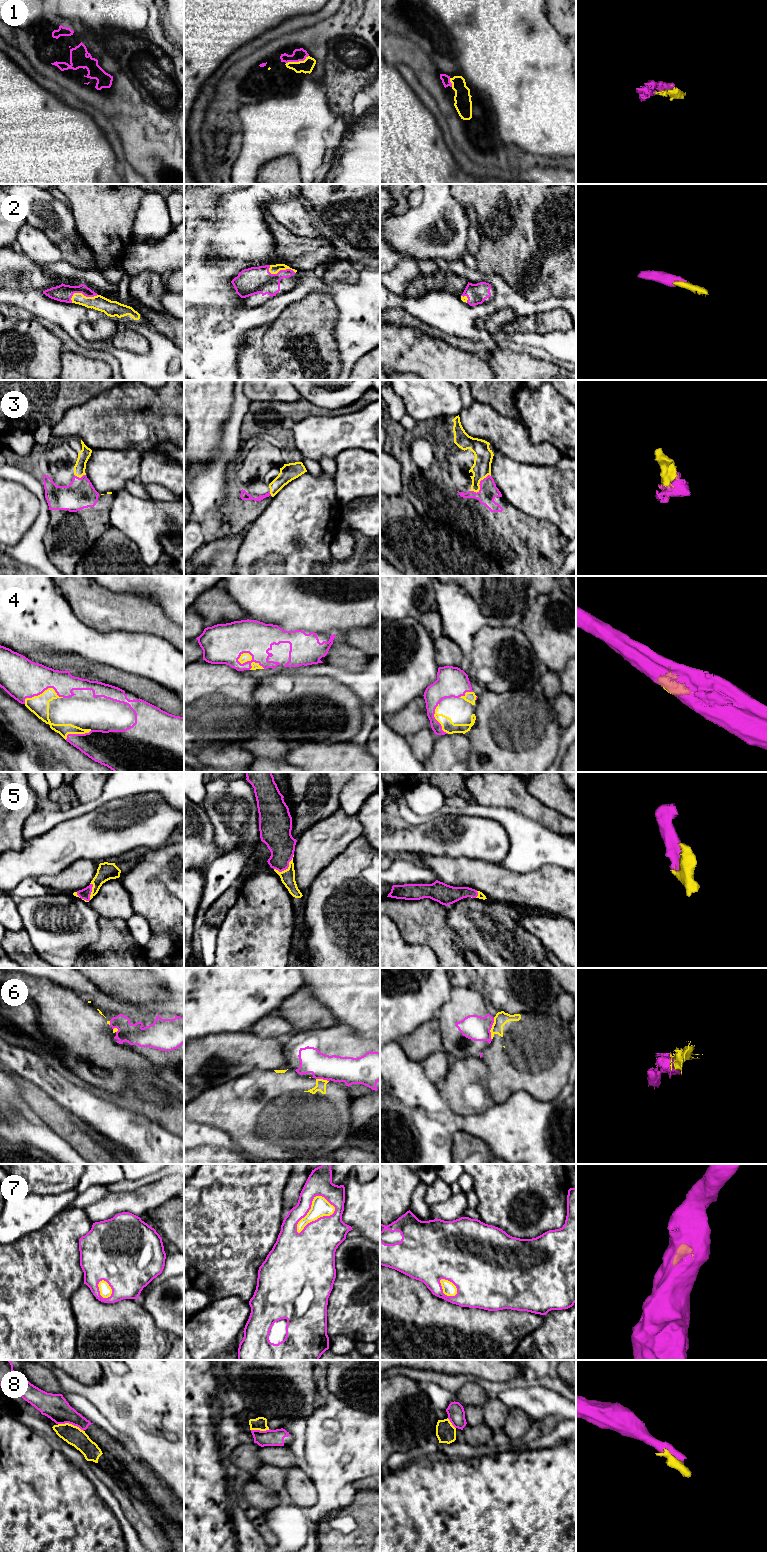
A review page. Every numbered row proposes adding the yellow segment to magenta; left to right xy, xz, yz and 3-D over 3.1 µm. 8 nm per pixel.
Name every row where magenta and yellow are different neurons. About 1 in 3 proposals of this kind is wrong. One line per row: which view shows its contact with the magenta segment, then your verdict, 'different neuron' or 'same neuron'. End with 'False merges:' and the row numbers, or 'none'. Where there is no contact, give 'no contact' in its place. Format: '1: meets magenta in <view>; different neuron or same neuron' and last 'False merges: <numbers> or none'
1: meets magenta in xz; same neuron
2: meets magenta in xy; same neuron
3: meets magenta in yz; same neuron
4: meets magenta in xz; same neuron
5: meets magenta in xz; same neuron
6: meets magenta in yz; different neuron
7: meets magenta in xz; same neuron
8: meets magenta in xy; different neuron
False merges: 6, 8

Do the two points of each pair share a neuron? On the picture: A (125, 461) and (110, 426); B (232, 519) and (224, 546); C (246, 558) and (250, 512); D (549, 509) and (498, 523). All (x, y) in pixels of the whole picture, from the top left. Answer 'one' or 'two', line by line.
A: two
B: two
C: two
D: two

